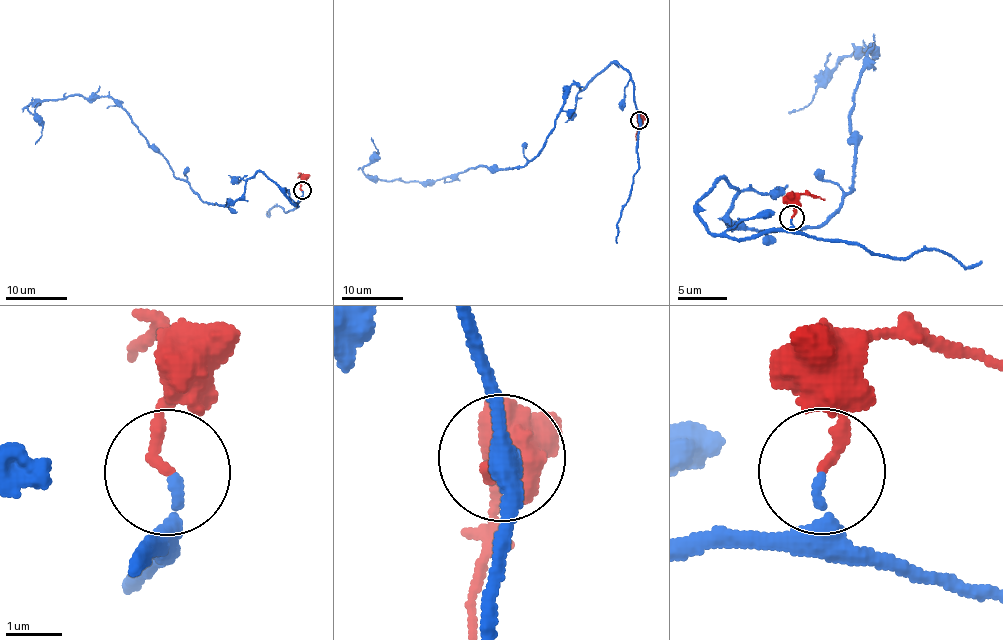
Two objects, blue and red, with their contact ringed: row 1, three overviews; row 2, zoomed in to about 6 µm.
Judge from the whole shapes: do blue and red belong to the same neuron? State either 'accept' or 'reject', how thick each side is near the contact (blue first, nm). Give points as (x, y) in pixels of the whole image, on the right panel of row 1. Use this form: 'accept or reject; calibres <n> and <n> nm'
accept; calibres 130 and 200 nm

